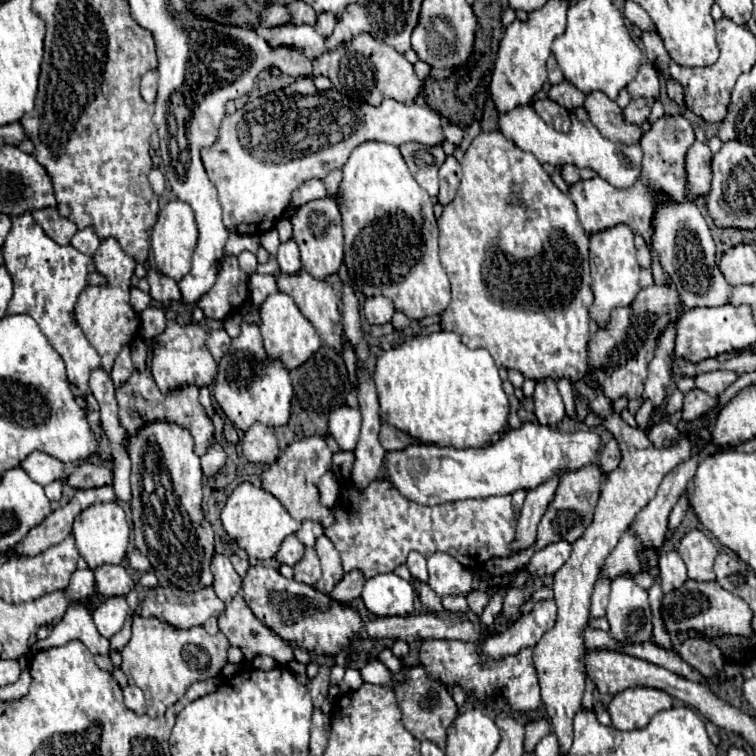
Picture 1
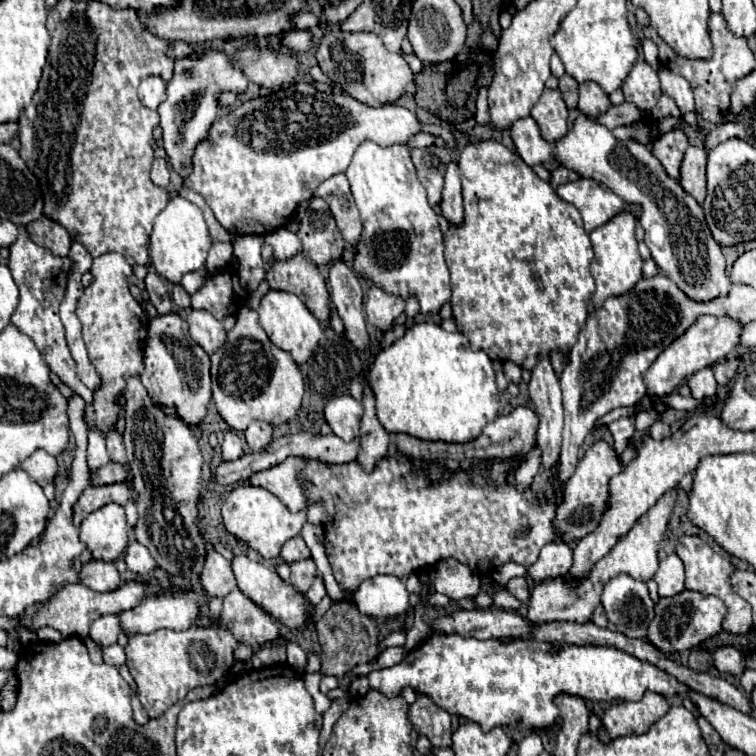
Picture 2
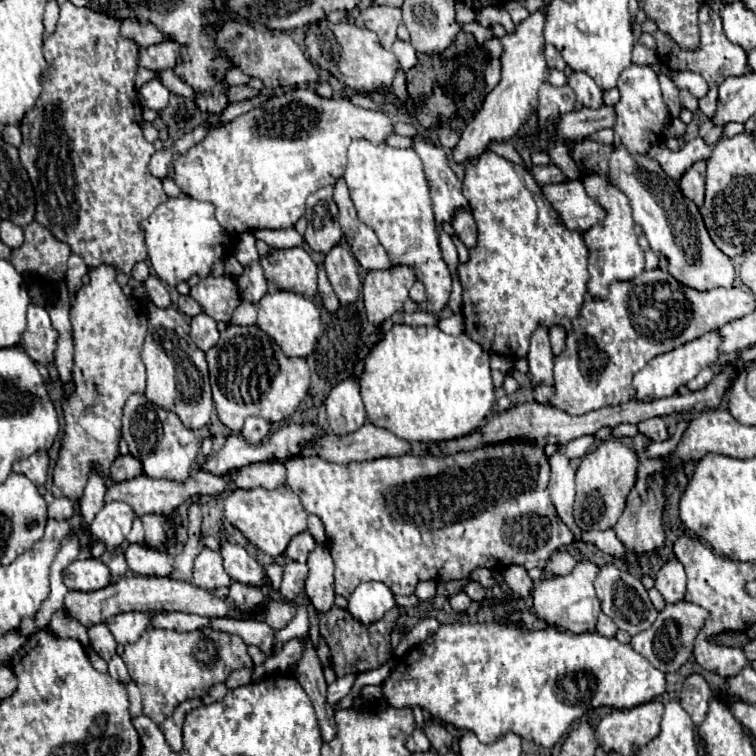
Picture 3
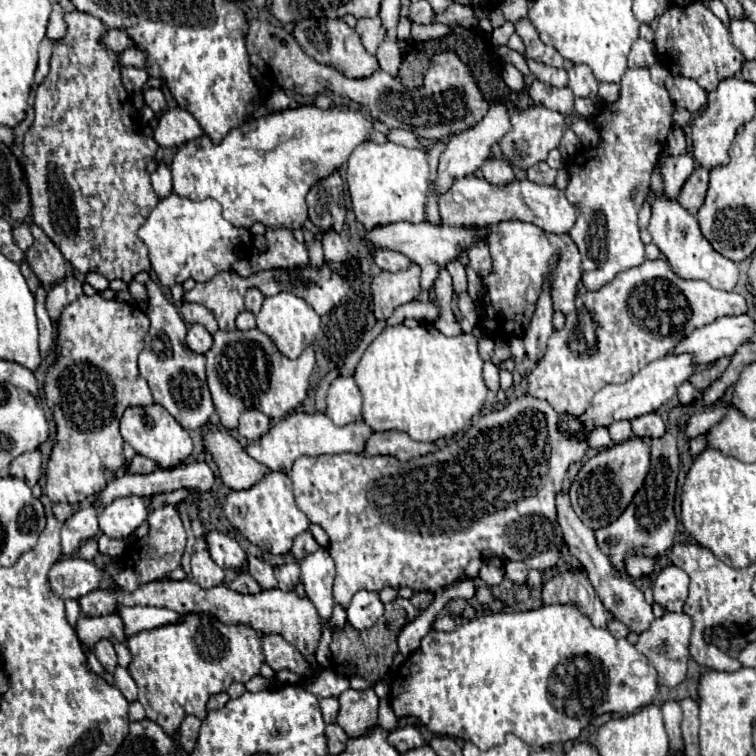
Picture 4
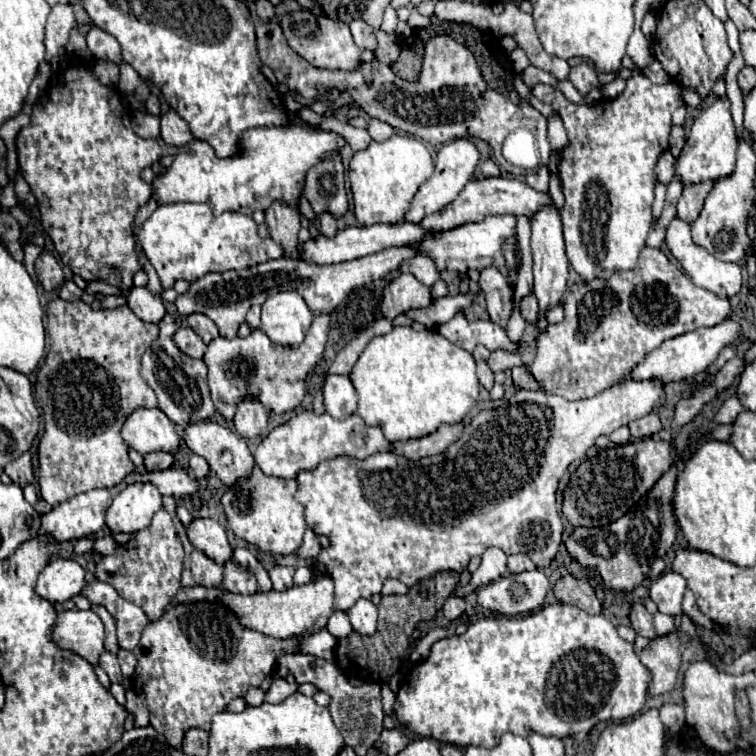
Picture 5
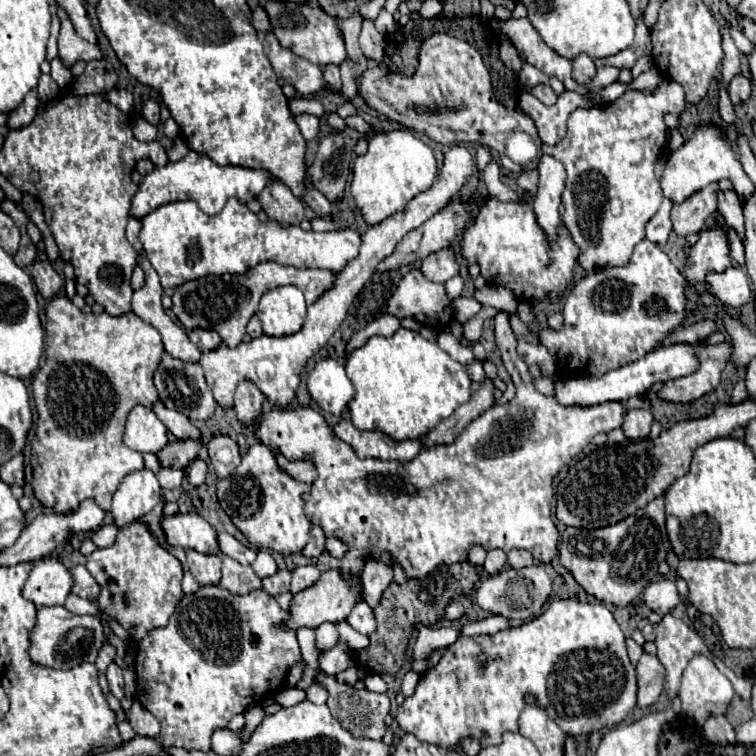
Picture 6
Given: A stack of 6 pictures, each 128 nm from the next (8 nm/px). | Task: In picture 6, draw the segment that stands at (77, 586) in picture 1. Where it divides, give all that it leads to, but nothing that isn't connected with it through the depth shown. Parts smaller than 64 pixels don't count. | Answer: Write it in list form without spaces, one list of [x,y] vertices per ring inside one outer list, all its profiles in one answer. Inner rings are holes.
[[[138,700],[132,702],[132,708],[128,712],[128,720],[130,720],[130,726],[134,728],[134,732],[140,734],[140,736],[156,738],[160,734],[158,720]]]

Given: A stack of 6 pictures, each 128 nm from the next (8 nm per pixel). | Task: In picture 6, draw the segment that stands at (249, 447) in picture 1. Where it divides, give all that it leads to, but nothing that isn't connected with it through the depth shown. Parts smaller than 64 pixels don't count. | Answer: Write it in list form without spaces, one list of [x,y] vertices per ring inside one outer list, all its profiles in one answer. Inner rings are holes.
[[[252,382],[238,384],[234,396],[234,410],[238,422],[242,422],[244,426],[252,426],[262,416],[262,404],[264,404],[264,394]]]

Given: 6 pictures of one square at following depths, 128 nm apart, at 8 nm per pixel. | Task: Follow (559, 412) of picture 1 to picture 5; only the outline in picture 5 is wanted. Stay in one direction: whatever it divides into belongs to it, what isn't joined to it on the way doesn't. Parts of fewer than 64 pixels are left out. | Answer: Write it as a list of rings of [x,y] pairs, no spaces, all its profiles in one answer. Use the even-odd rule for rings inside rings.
[[[544,208],[544,212],[538,212],[532,218],[532,238],[530,238],[530,246],[532,246],[532,256],[534,256],[534,296],[538,300],[540,306],[540,316],[536,322],[532,322],[532,326],[538,332],[546,332],[548,328],[548,320],[546,320],[546,312],[554,306],[560,304],[562,294],[566,292],[566,280],[568,280],[568,258],[564,252],[564,236],[562,236],[562,222],[560,222],[560,214],[556,212],[556,208]],[[632,604],[628,618],[630,618],[630,624],[636,630],[636,634],[646,636],[646,638],[656,636],[656,630],[652,624],[652,614],[648,614],[648,610],[642,604]]]

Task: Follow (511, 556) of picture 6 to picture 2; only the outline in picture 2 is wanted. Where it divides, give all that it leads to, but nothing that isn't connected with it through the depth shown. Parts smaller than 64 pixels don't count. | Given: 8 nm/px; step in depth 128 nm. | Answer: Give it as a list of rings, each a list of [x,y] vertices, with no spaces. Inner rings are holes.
[[[512,578],[512,580],[506,584],[506,590],[508,590],[512,596],[516,596],[522,604],[528,604],[530,592],[528,592],[526,578]]]

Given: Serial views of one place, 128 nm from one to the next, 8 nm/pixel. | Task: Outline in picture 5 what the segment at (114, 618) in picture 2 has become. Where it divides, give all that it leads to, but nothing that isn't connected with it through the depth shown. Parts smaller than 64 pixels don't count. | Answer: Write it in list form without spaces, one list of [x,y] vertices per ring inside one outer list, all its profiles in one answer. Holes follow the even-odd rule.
[[[104,650],[104,652],[100,654],[100,666],[102,666],[102,670],[108,674],[110,682],[122,682],[122,672],[120,672],[120,664],[118,664],[116,654]]]

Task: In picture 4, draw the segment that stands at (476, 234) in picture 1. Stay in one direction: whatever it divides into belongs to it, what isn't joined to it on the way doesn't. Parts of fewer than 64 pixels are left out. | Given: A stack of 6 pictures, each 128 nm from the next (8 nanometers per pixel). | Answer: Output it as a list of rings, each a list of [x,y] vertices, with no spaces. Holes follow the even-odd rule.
[[[496,158],[484,160],[480,172],[494,186],[506,186],[506,184],[510,184],[510,182],[516,180],[512,164],[508,160],[504,160],[504,158],[500,158],[500,160],[496,160]],[[504,220],[498,224],[488,224],[488,248],[492,256],[492,272],[480,276],[482,284],[482,318],[480,330],[488,338],[510,340],[520,338],[530,326],[530,318],[536,310],[536,300],[546,284],[546,274],[550,274],[550,296],[554,310],[568,314],[574,308],[576,286],[582,276],[580,252],[568,234],[550,234],[542,228],[522,222]]]

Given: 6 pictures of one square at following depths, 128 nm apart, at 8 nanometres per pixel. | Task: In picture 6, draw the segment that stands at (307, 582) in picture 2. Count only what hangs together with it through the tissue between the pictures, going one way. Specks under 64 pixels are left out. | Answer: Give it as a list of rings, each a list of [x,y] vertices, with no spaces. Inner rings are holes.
[[[278,568],[276,574],[262,578],[262,584],[264,584],[264,590],[266,590],[270,596],[284,594],[284,592],[290,590],[290,570]]]

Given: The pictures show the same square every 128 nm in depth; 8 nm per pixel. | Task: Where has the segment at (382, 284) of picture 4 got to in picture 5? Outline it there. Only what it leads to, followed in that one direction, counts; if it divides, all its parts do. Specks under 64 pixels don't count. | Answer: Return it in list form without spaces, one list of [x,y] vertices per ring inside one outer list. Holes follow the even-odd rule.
[[[400,274],[384,288],[382,314],[384,318],[394,320],[398,314],[404,314],[410,308],[420,308],[430,304],[430,290],[426,284],[418,282],[412,274]]]

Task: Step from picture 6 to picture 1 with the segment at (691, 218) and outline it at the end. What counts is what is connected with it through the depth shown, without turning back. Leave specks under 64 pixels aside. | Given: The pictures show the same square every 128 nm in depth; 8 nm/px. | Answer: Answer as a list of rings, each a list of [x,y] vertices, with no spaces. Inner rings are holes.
[[[694,142],[686,156],[686,172],[688,172],[688,190],[692,196],[708,194],[712,182],[712,152],[706,142]]]

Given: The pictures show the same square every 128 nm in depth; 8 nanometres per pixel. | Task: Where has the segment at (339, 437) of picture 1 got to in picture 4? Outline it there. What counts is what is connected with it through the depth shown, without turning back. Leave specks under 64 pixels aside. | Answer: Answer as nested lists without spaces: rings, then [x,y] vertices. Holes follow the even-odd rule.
[[[412,300],[412,302],[396,308],[396,312],[392,312],[392,316],[386,320],[386,324],[396,326],[406,318],[416,318],[420,324],[432,324],[438,318],[438,306],[436,306],[436,302]],[[340,376],[330,384],[326,404],[326,414],[336,426],[344,426],[362,418],[362,394],[352,376]]]

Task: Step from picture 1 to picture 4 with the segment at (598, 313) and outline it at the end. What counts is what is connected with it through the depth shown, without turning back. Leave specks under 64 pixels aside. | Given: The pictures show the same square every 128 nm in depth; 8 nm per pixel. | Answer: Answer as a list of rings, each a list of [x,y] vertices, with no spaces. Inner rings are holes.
[[[648,68],[626,70],[620,82],[620,98],[614,104],[606,106],[596,120],[592,120],[592,124],[600,132],[600,144],[596,148],[590,148],[570,164],[570,182],[566,186],[566,192],[568,200],[576,200],[576,204],[580,204],[580,220],[576,220],[568,234],[582,254],[582,284],[588,290],[600,290],[604,284],[612,282],[618,272],[640,266],[646,260],[644,244],[638,230],[638,212],[642,208],[642,202],[632,200],[630,192],[634,186],[644,186],[642,180],[650,180],[656,158],[666,144],[668,132],[672,130],[672,114],[674,104],[668,96],[668,90],[650,80]]]

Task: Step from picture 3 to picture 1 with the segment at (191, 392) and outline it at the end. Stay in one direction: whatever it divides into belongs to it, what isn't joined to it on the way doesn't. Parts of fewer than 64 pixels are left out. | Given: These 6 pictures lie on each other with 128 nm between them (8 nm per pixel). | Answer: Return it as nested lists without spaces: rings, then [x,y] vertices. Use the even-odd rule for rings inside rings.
[[[232,315],[224,322],[204,318],[202,322],[188,324],[188,326],[178,326],[170,320],[166,330],[154,340],[156,348],[154,348],[154,358],[152,358],[152,376],[158,384],[158,388],[162,392],[168,392],[168,390],[174,390],[174,388],[182,388],[184,384],[194,384],[198,388],[210,386],[210,382],[216,378],[216,362],[206,348],[206,338],[212,330],[218,330],[222,326],[231,338],[235,338],[240,333],[240,323]]]

